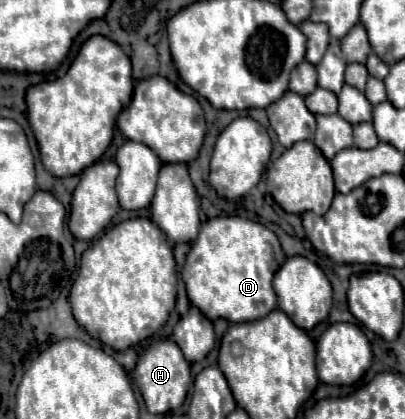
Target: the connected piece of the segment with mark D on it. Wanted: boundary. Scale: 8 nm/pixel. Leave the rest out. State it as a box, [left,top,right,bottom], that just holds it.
[181,216,285,324]

